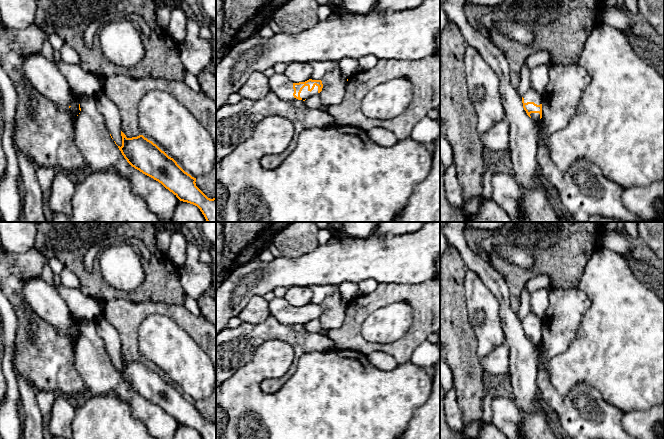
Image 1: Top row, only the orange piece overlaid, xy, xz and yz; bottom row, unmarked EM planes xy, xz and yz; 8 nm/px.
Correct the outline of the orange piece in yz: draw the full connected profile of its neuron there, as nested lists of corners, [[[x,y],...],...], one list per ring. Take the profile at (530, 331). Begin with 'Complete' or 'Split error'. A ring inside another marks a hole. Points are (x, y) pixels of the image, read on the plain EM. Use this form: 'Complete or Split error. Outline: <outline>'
Split error. Outline: [[[531,311],[522,321],[524,334],[537,347],[542,342],[542,323],[543,320]]]

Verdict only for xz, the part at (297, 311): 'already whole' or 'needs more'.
needs more

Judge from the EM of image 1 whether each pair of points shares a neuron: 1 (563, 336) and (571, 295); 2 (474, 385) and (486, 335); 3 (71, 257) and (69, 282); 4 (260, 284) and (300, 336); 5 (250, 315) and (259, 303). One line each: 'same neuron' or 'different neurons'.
1: same neuron
2: different neurons
3: different neurons
4: different neurons
5: same neuron

